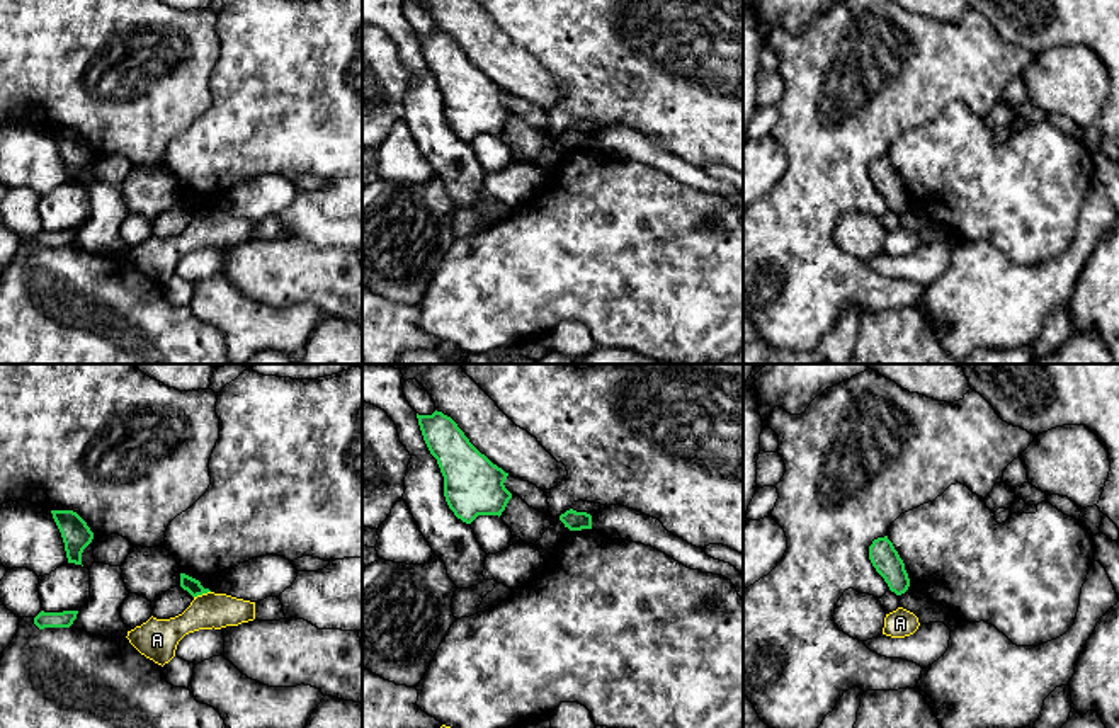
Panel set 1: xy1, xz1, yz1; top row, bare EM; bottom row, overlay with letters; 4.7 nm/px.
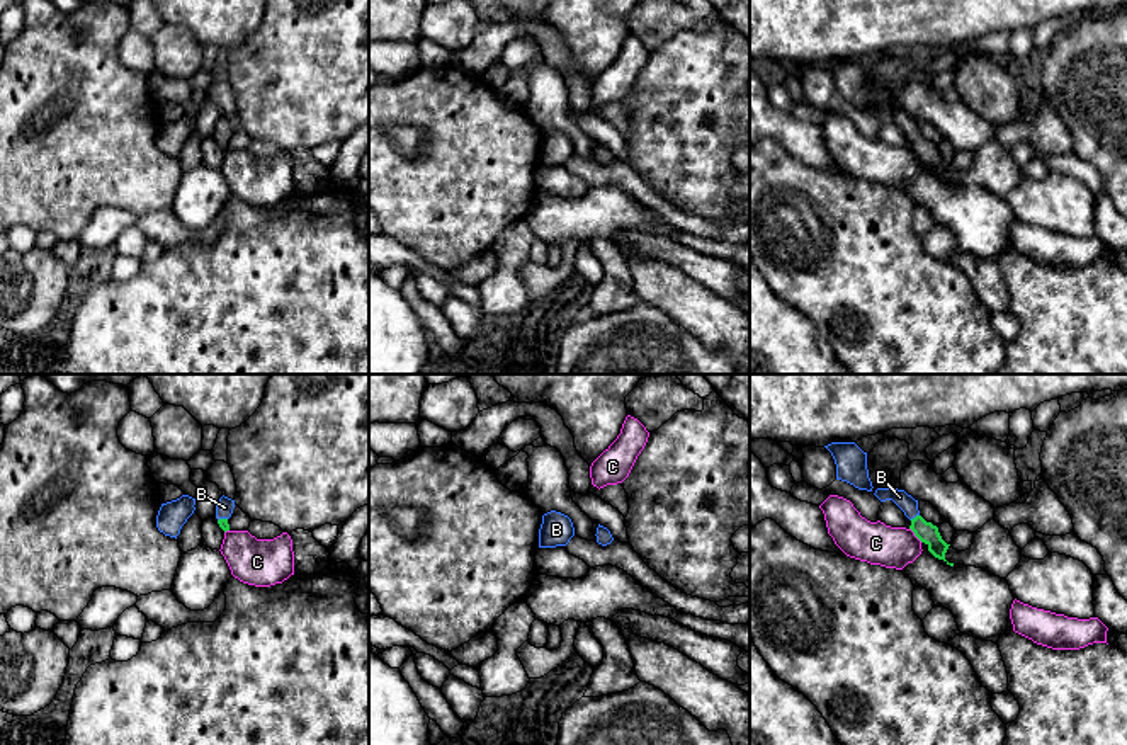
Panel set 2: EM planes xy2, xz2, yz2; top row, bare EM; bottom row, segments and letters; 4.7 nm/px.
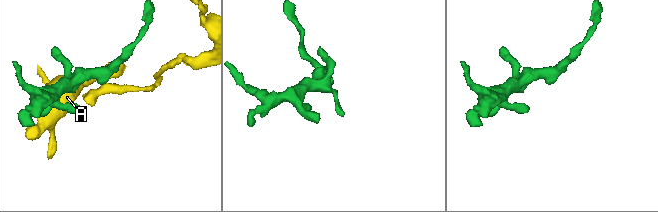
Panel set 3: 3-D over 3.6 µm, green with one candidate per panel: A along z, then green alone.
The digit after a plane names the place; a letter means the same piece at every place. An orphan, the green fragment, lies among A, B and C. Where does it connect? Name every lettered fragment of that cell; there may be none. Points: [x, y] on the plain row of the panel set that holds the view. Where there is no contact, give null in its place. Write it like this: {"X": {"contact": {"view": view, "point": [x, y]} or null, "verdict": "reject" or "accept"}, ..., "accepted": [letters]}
{"A": {"contact": {"view": "xy1", "point": [201, 213]}, "verdict": "reject"}, "B": {"contact": {"view": "yz2", "point": [915, 136]}, "verdict": "accept"}, "C": {"contact": {"view": "yz2", "point": [915, 153]}, "verdict": "reject"}, "accepted": ["B"]}

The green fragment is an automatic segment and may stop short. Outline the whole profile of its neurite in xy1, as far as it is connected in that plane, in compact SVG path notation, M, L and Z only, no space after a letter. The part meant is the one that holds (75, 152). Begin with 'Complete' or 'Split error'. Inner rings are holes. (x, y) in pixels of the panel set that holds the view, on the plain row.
Complete. M51 129L61 151L68 182L82 184L82 172L92 162L94 151L73 129Z

